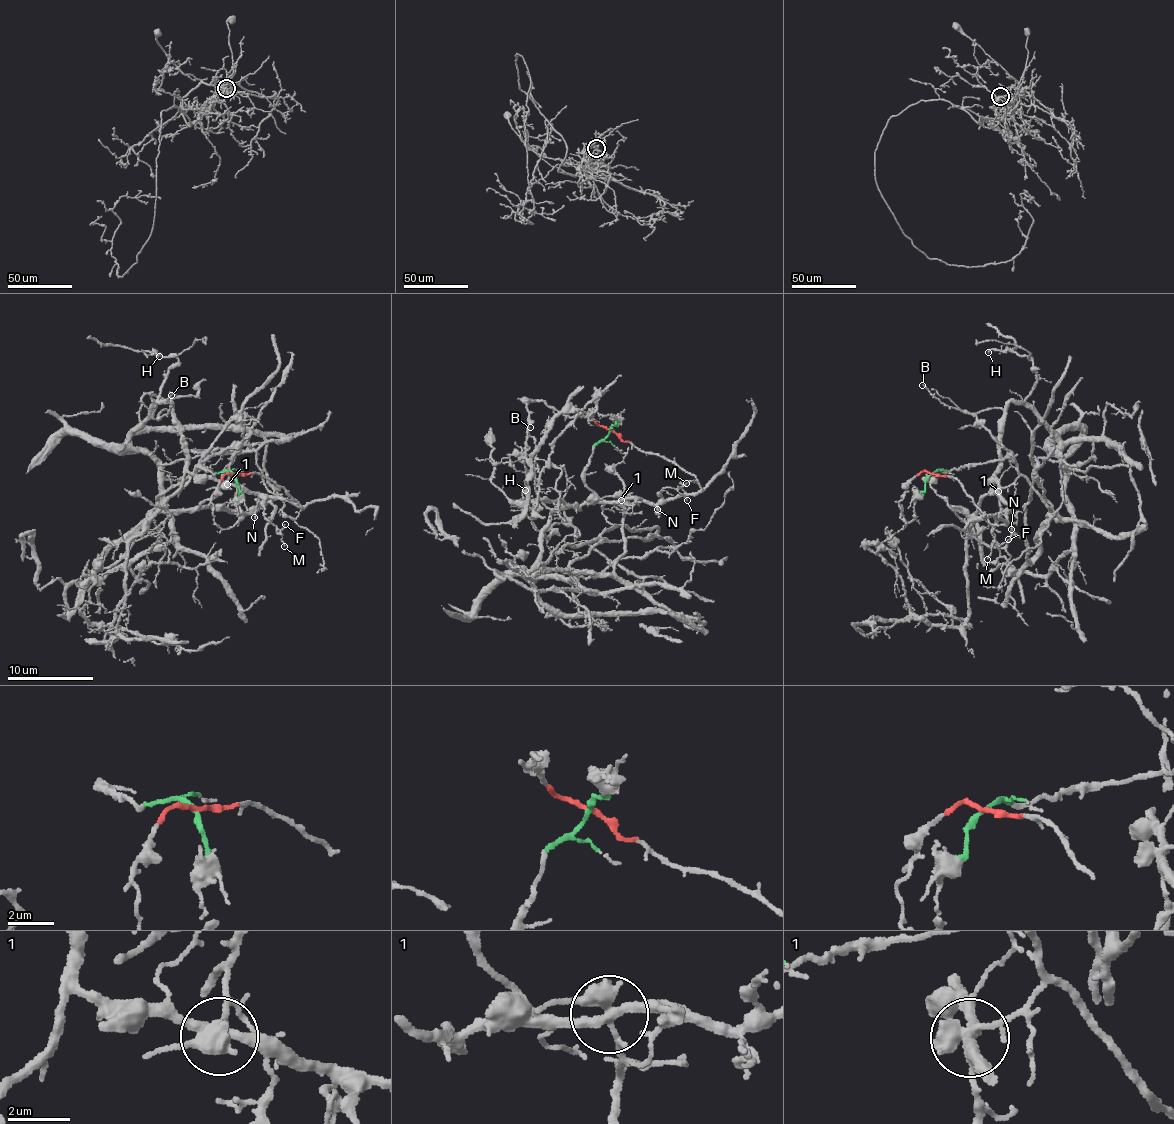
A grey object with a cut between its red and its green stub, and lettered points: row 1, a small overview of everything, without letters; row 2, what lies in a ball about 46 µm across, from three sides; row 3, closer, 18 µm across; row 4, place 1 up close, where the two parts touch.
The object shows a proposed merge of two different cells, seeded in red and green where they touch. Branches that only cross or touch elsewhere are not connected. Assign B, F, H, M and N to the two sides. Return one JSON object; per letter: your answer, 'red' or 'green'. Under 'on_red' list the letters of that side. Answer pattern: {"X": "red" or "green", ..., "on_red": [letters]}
{"B": "red", "F": "red", "H": "red", "M": "red", "N": "red", "on_red": ["B", "F", "H", "M", "N"]}

